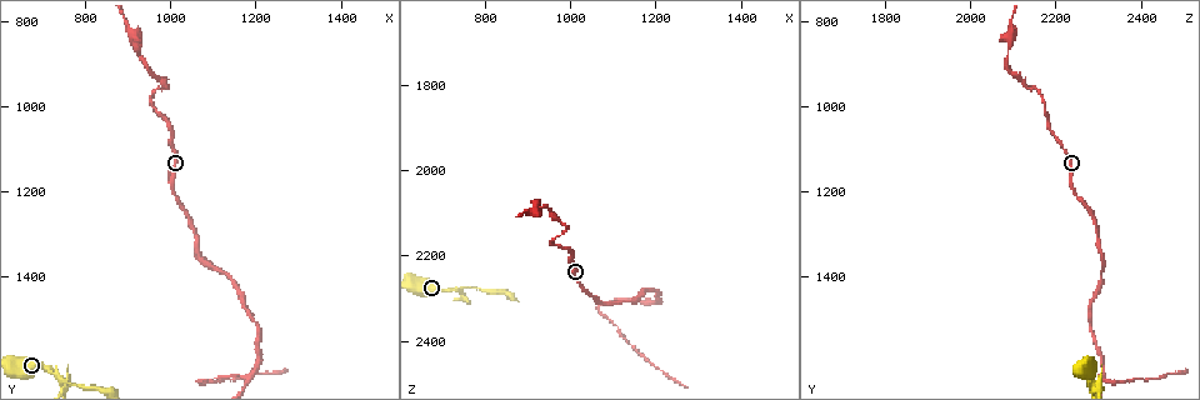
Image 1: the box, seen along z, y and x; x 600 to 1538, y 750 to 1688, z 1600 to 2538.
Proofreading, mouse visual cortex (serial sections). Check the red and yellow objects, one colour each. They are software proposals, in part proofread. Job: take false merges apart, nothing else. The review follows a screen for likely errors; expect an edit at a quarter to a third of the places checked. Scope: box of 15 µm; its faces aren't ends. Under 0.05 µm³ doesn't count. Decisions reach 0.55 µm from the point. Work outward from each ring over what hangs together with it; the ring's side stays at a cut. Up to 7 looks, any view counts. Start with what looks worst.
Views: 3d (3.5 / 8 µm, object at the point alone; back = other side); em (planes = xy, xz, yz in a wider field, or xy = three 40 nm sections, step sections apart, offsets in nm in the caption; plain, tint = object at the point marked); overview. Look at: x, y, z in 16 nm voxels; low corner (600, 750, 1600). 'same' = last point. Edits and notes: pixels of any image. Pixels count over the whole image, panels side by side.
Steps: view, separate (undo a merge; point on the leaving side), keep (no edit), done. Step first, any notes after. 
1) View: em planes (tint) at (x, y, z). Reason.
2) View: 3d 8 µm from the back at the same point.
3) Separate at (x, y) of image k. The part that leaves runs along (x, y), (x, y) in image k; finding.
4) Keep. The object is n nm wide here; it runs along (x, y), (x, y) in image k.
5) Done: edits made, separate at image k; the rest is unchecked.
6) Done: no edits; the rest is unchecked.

View: 3d 3.5 µm at (735, 1635, 2285). Sharp bend.

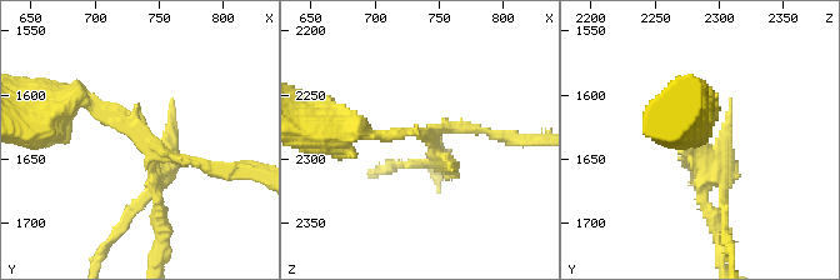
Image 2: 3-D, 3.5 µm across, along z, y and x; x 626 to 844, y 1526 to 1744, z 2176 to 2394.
View: em xy step 2 (tint) at (744, 1638, 2280). Shape alone is not enough.

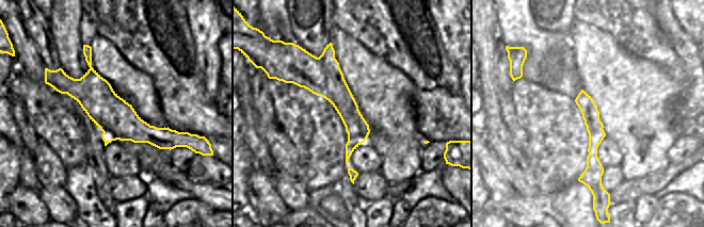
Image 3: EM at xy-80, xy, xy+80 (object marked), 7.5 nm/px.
Separate at (146, 198) of image 2. The part that leaves runs along (710, 156), (724, 149), (730, 99) in image 2; two cells meet here.

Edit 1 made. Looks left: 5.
View: overview. Redraw.

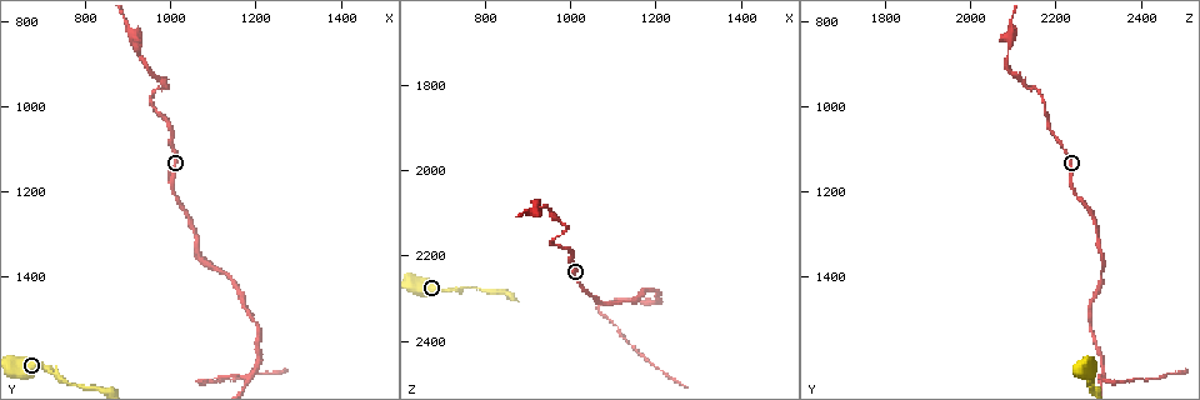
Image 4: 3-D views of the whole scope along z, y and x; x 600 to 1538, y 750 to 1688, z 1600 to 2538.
View: 3d 3.5 µm at (1180, 1630, 2315). Arms part here.

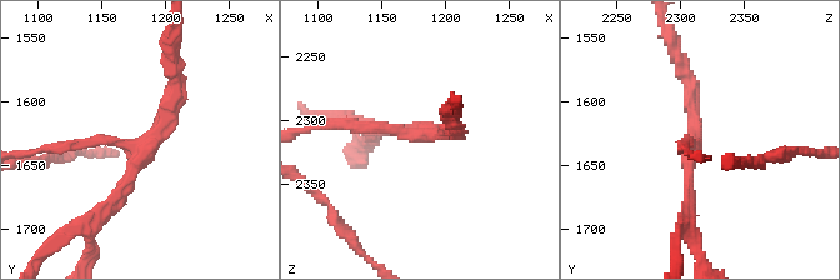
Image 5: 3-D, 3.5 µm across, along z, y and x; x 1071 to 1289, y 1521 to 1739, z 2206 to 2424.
View: em xy step 1 (tint) at (1182, 1632, 2310). 3 arms meet here; the arms are 150, 150, 200 nm wide.

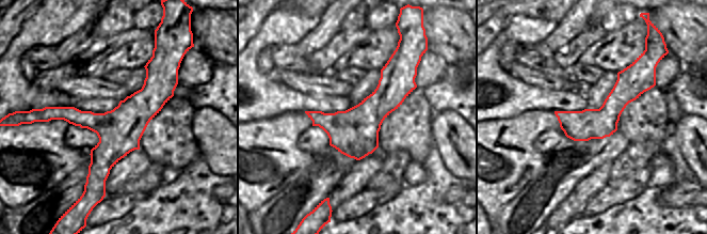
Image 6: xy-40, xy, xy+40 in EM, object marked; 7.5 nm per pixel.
Separate at (74, 150) of image 5. The part that leaves runs along (118, 144), (36, 148) in image 5; two cells meet here.

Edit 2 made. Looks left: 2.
Done: edits made, separate at image 2, separate at image 5; the rest is unchecked.

